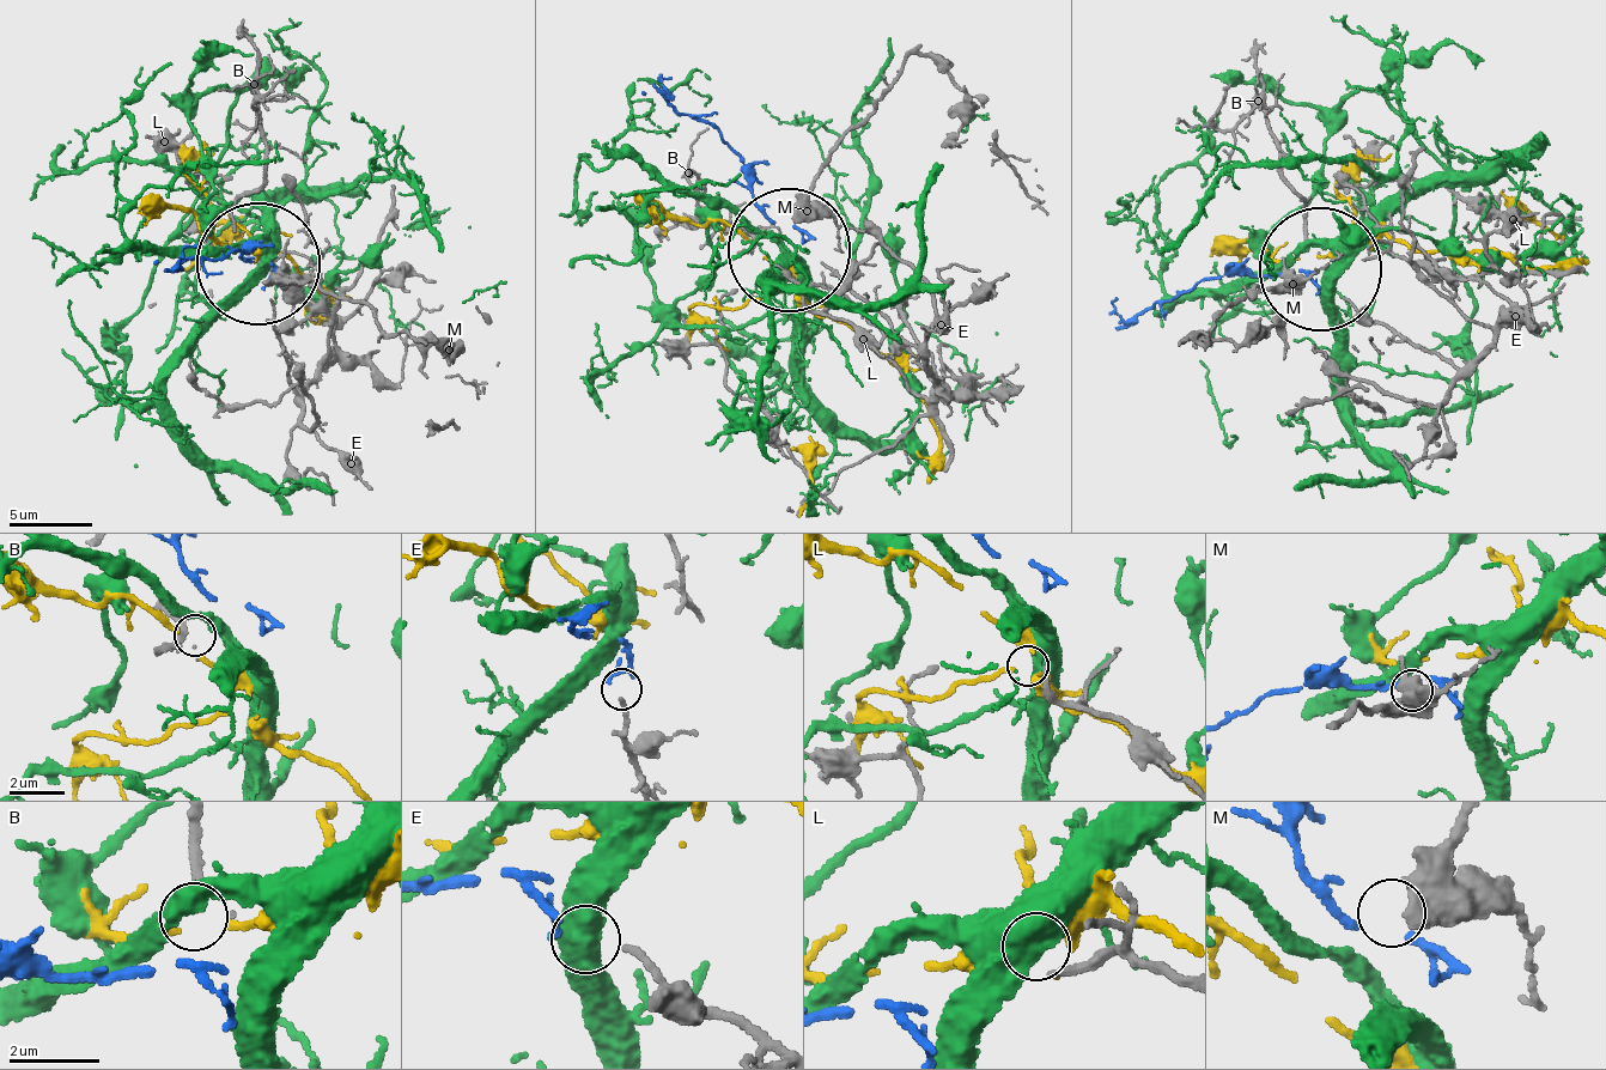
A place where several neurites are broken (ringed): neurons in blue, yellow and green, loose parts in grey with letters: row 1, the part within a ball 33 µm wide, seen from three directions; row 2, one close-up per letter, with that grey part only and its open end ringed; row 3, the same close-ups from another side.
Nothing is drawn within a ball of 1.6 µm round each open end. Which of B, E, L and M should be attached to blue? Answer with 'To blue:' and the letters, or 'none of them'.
To blue: E

